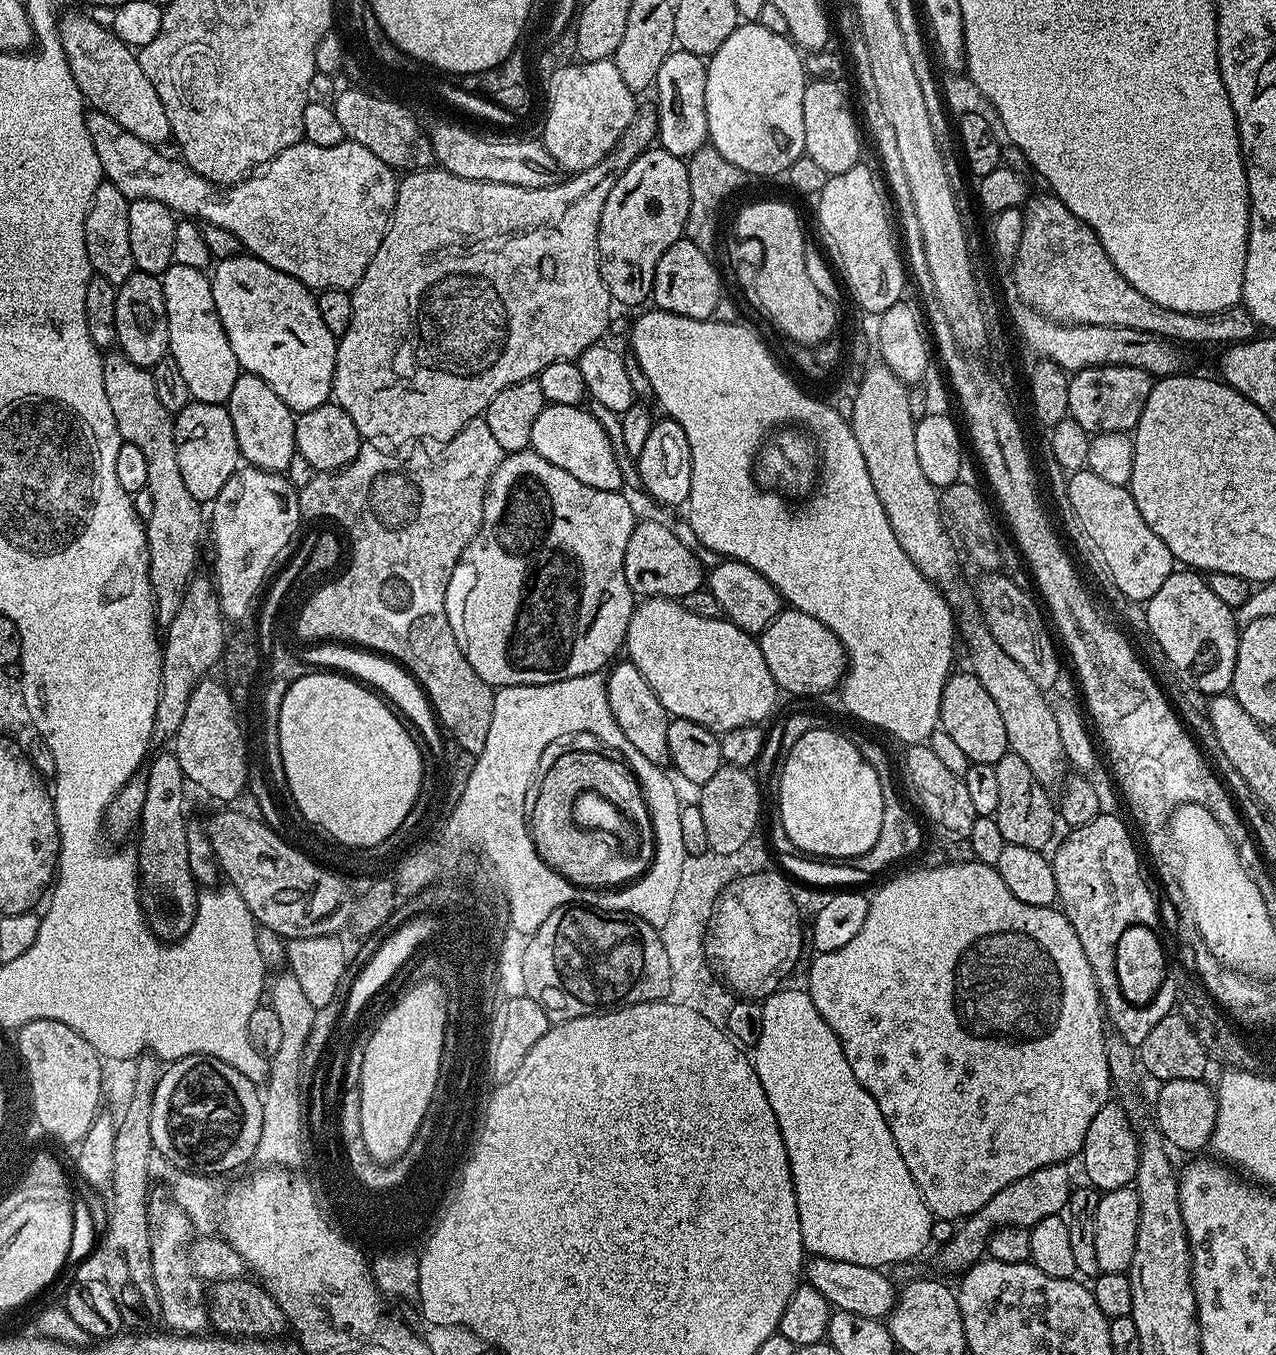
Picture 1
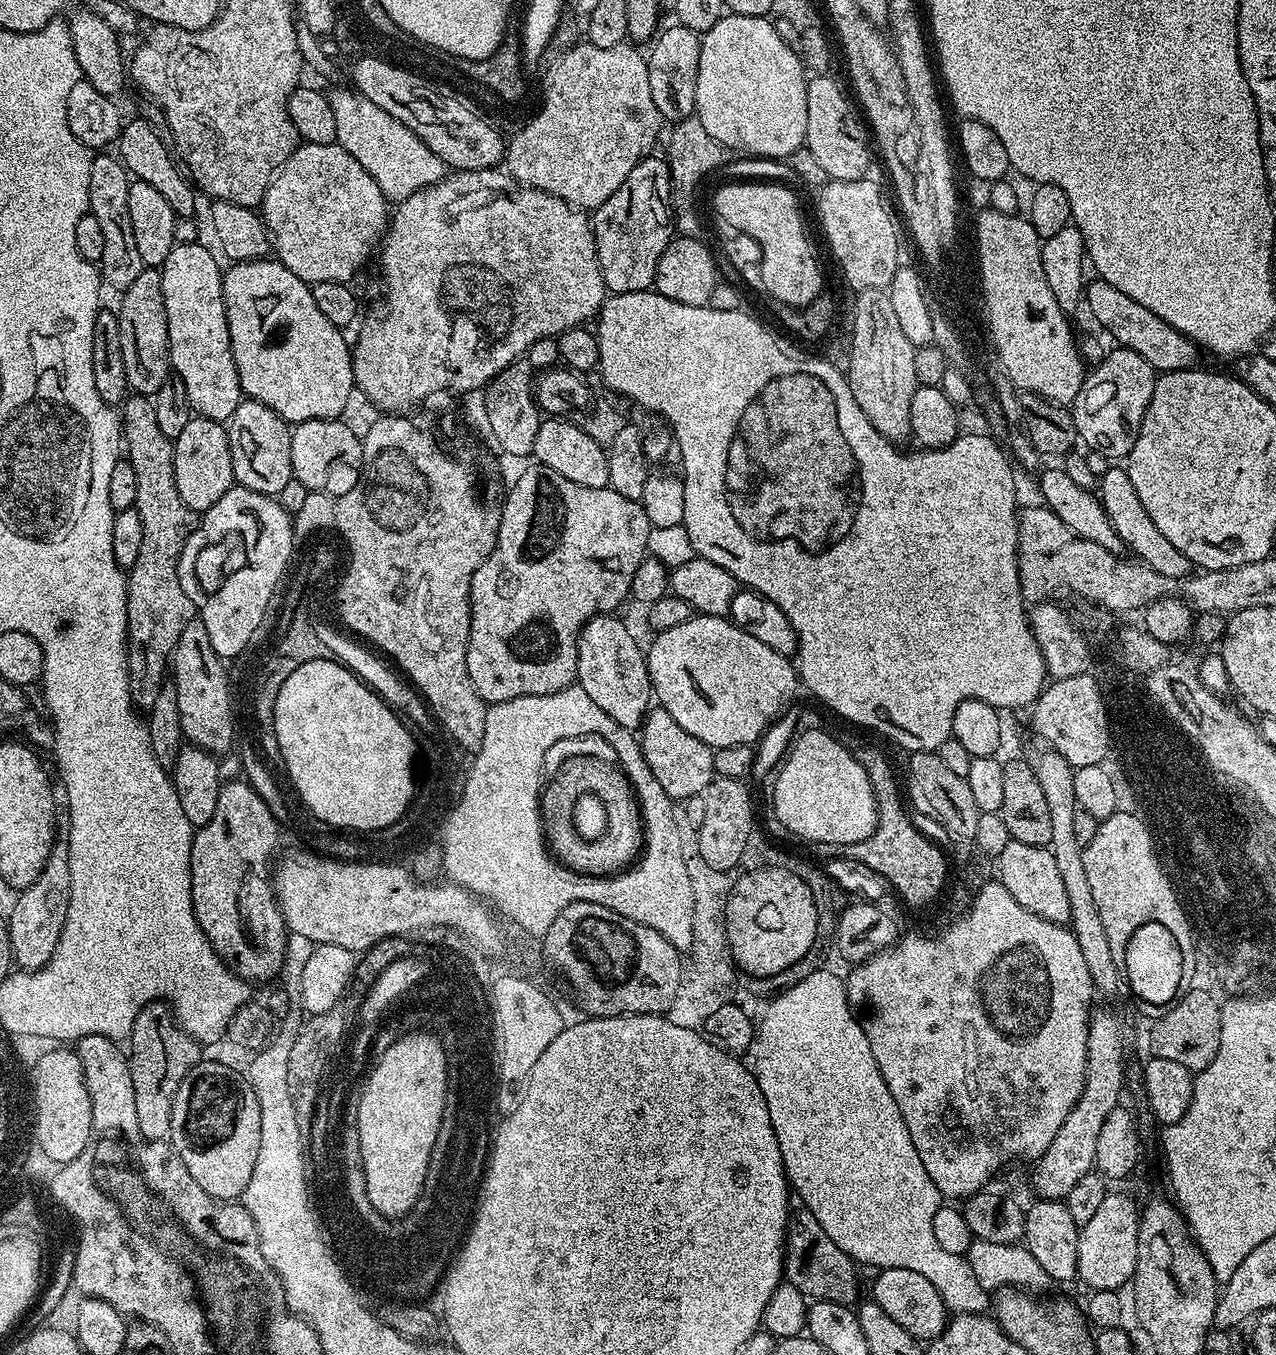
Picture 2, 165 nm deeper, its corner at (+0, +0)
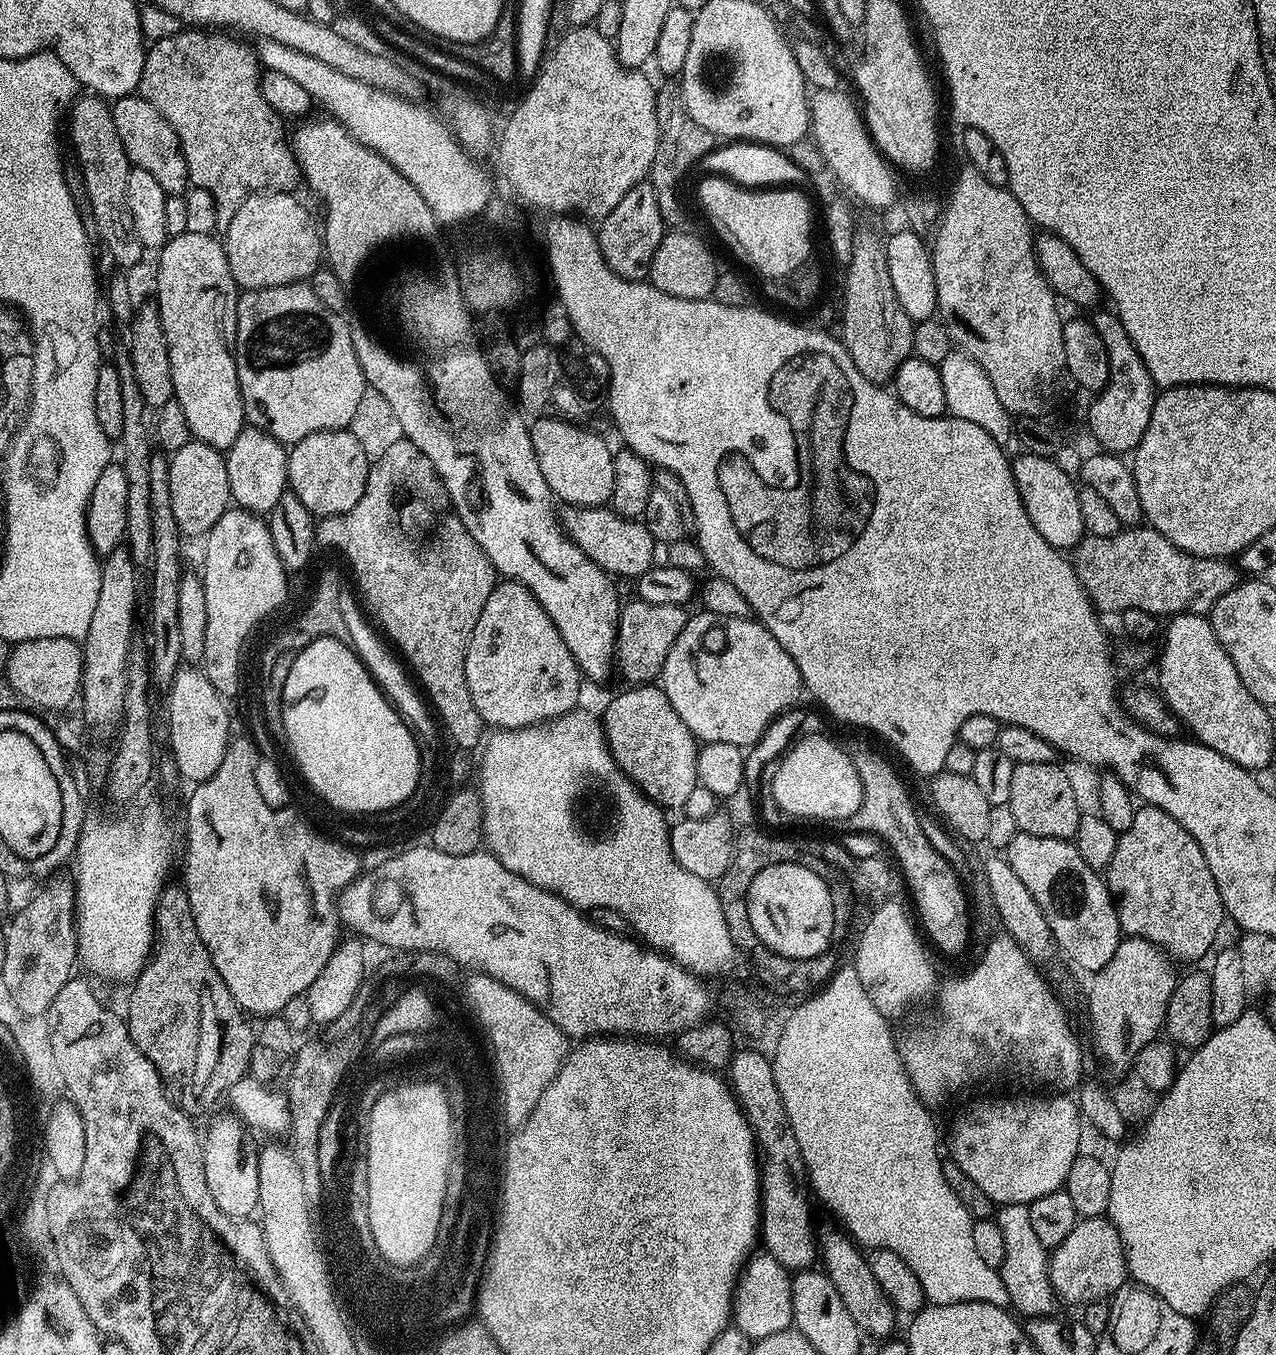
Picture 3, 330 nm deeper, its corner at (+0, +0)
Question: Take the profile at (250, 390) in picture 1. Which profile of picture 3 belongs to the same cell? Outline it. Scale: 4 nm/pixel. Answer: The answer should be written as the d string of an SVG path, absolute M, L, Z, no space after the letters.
M245 426L234 438L234 442L226 450L224 461L226 462L226 478L230 482L230 494L233 501L239 507L248 512L257 514L267 514L272 511L272 507L282 498L282 494L288 488L288 453L289 449L276 440L269 432L263 432L261 428Z

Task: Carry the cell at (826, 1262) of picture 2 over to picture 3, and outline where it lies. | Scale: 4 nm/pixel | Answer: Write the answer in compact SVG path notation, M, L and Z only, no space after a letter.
M737 1051L726 1069L726 1076L756 1139L760 1166L760 1236L763 1247L774 1258L778 1258L784 1268L811 1269L815 1265L812 1263L818 1260L818 1240L814 1232L812 1236L812 1224L808 1221L808 1215L812 1212L808 1205L810 1192L806 1187L808 1173L804 1171L804 1159L788 1121L786 1106L782 1106L782 1096L778 1094L778 1086L774 1086L772 1061L760 1052Z

